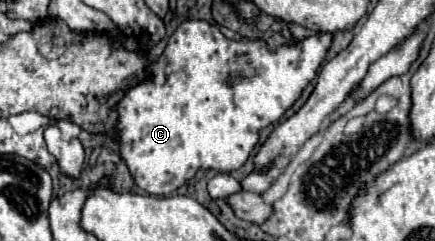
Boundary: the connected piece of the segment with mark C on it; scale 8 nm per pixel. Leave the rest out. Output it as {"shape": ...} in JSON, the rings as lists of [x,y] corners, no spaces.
{"shape":[[[188,19],[184,23],[178,25],[178,29],[172,33],[172,37],[168,39],[168,45],[164,49],[164,53],[150,63],[148,71],[152,73],[152,79],[146,79],[144,83],[132,87],[126,91],[124,99],[118,103],[118,135],[120,135],[120,151],[122,151],[122,159],[126,161],[126,165],[130,167],[130,173],[136,181],[136,185],[152,195],[170,195],[172,191],[176,191],[180,185],[184,185],[188,179],[192,179],[196,175],[198,169],[216,169],[216,171],[222,171],[222,173],[230,173],[230,171],[236,171],[240,169],[246,159],[250,157],[252,149],[256,147],[258,139],[260,139],[260,131],[266,129],[268,125],[276,123],[282,119],[282,115],[298,101],[298,97],[302,95],[304,87],[316,77],[316,71],[320,67],[320,63],[324,61],[326,57],[326,51],[330,47],[330,41],[332,37],[330,35],[314,35],[314,37],[308,37],[292,47],[280,47],[276,53],[270,53],[266,43],[260,41],[260,39],[242,39],[242,41],[232,41],[232,39],[226,39],[222,35],[222,31],[216,27],[216,25],[210,25],[206,21],[200,21],[200,19]]]}

